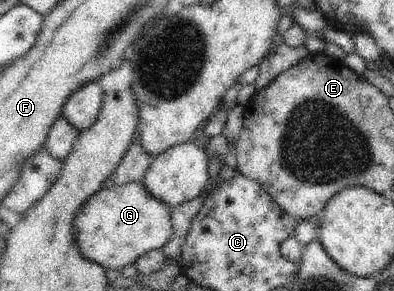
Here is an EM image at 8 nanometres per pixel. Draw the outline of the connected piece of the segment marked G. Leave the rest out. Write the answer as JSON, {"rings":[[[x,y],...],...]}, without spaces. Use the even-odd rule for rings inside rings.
{"rings":[[[142,181],[126,185],[113,185],[111,188],[101,187],[94,192],[75,215],[73,236],[81,256],[91,263],[100,264],[105,270],[121,271],[127,265],[132,265],[142,254],[153,249],[161,249],[172,233],[171,211],[160,200],[151,199]]]}

